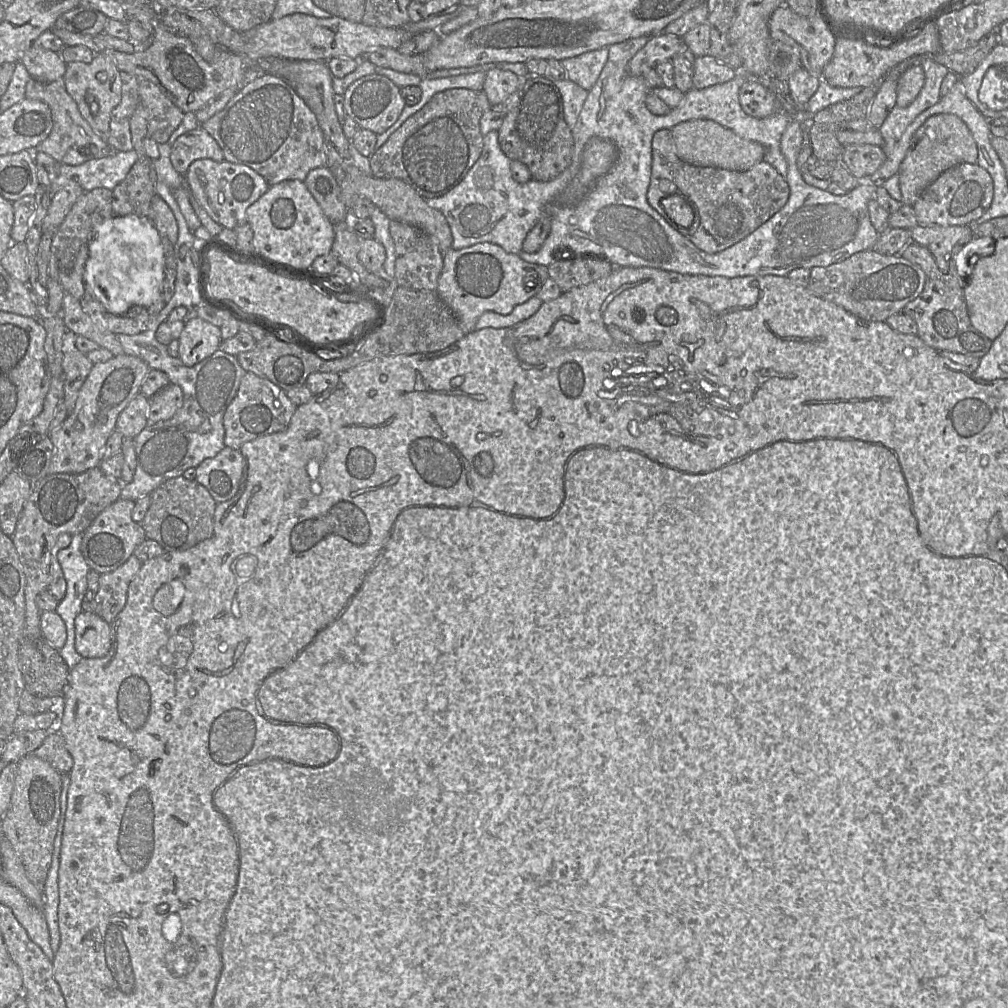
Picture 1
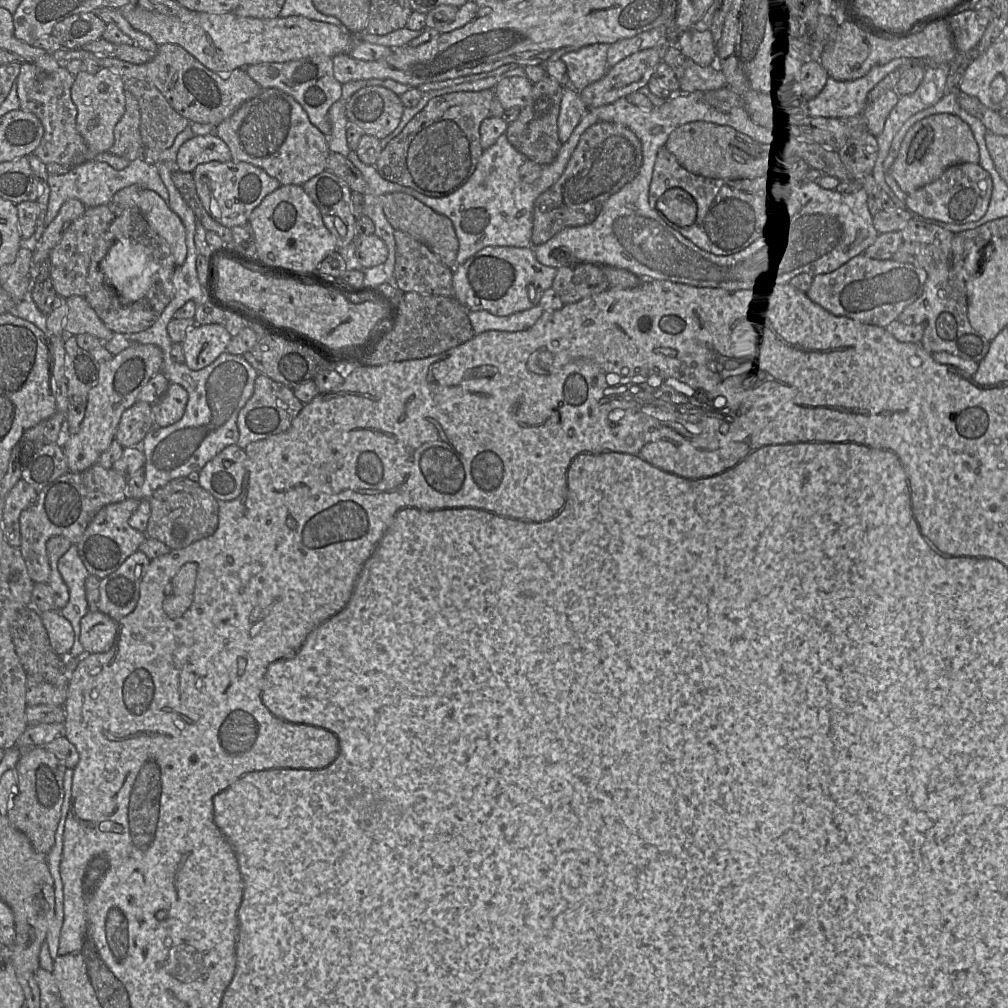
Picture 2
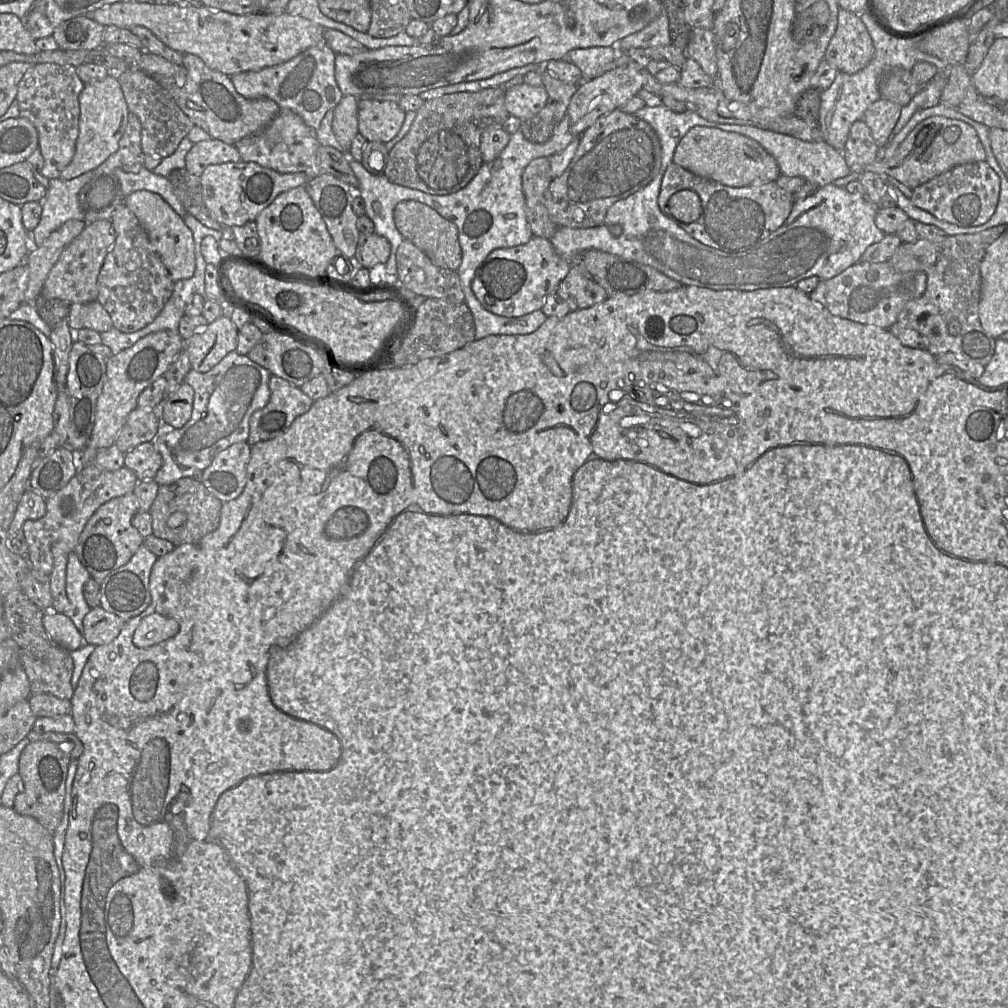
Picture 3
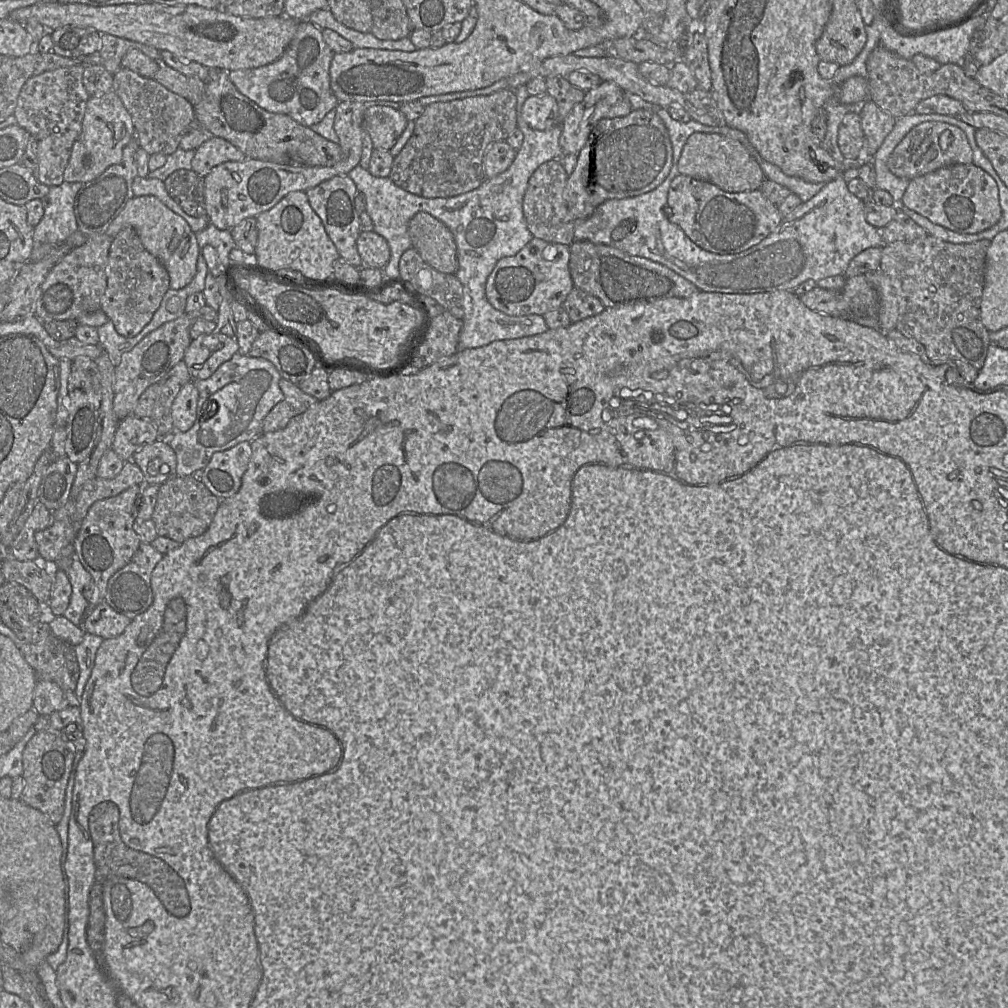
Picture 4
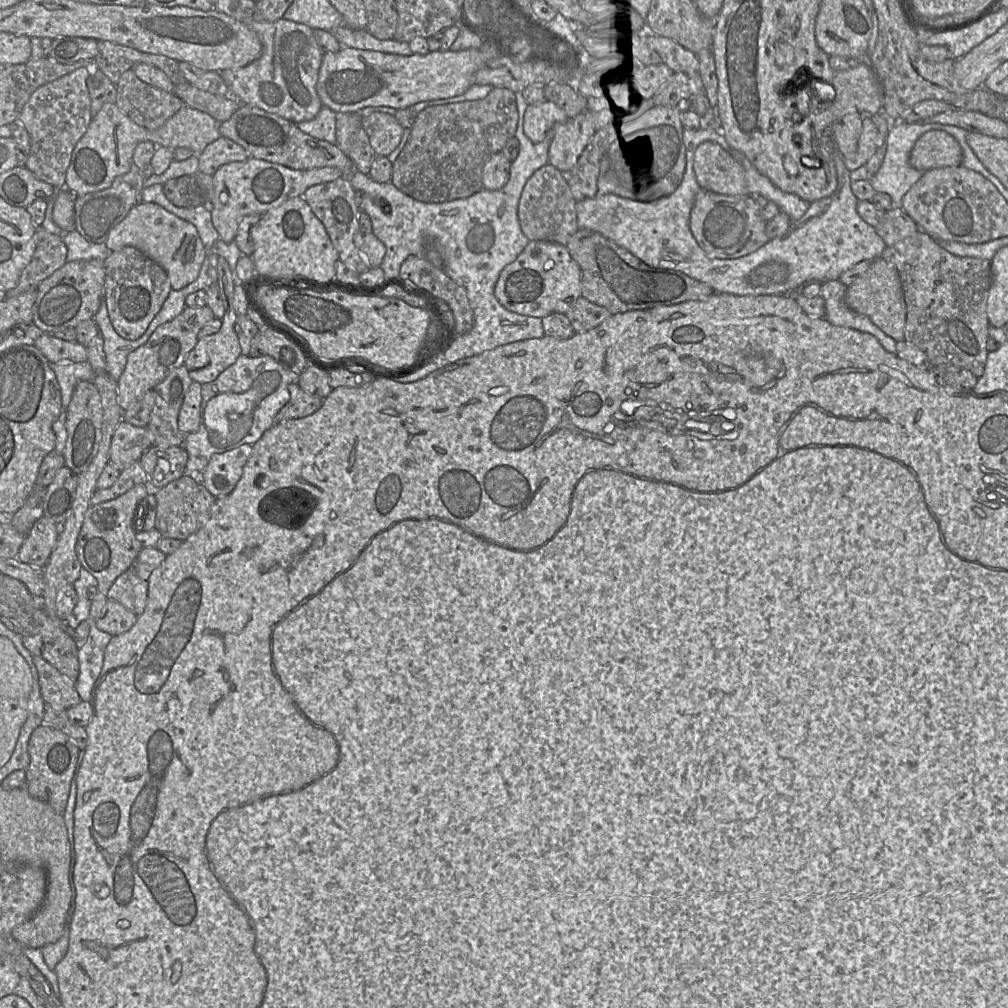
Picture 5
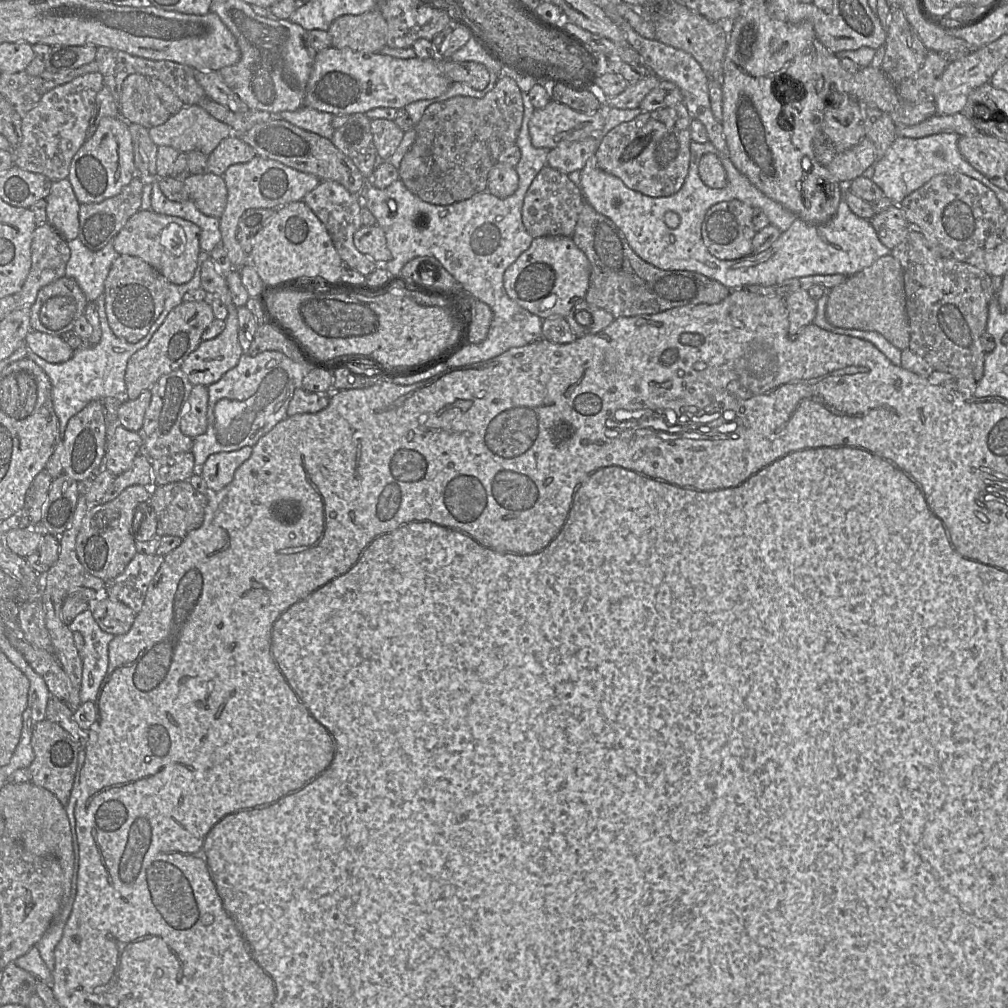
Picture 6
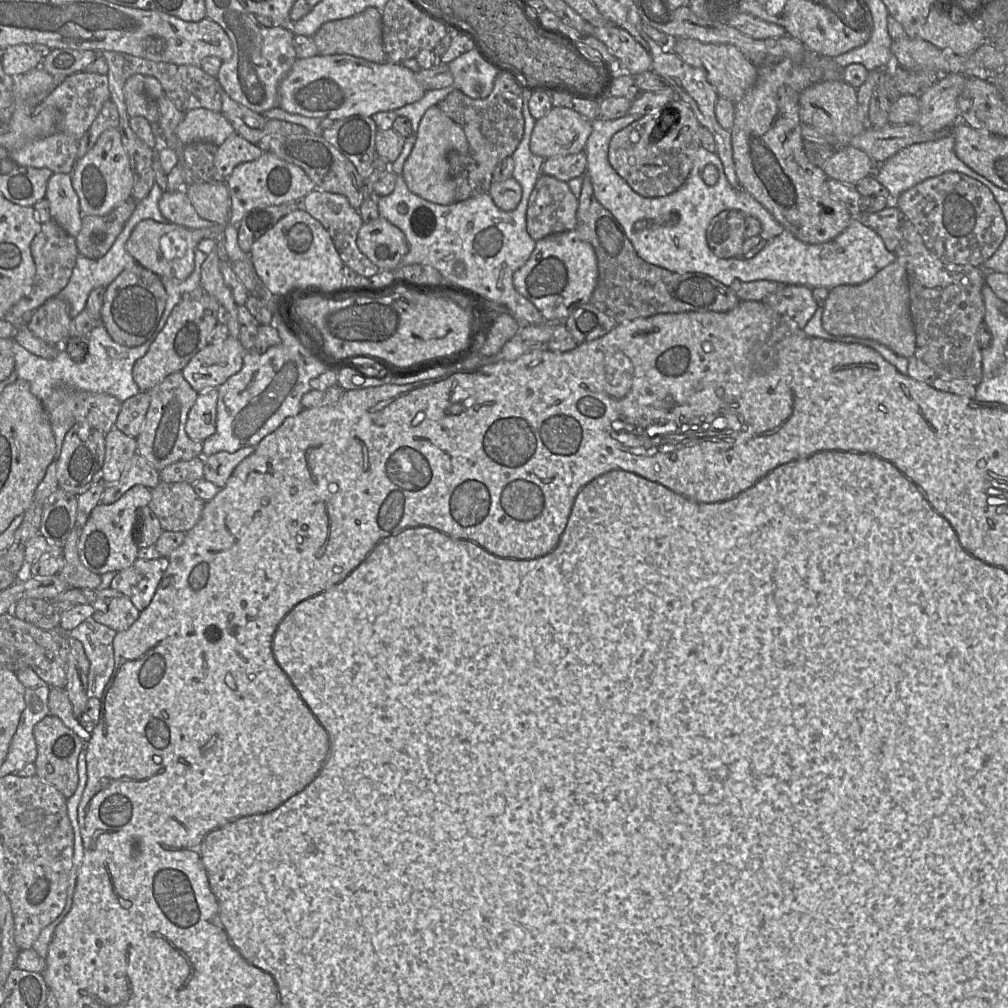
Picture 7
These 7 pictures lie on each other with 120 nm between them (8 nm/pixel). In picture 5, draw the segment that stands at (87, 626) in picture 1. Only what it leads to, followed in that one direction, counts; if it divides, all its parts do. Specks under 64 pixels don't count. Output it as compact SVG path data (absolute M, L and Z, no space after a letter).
M108 599L95 623L98 629L112 636L120 635L135 624L138 616L113 599Z

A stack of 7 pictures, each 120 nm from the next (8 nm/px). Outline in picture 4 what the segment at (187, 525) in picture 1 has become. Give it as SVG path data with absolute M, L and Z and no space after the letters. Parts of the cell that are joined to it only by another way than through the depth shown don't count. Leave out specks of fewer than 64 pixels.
M174 476L159 485L152 520L157 534L171 538L180 544L187 539L203 534L210 526L220 500L211 493L202 481L193 476Z

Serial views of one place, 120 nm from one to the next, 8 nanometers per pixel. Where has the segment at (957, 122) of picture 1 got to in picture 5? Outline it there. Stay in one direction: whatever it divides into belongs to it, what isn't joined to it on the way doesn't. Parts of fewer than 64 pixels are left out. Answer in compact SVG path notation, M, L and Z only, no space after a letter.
M929 130L915 142L910 153L910 164L920 170L961 166L963 158L959 142L943 130Z

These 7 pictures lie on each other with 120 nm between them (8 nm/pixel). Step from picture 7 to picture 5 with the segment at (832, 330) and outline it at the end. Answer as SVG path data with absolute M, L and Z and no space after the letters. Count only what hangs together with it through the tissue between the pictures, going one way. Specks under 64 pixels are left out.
M879 257L847 287L845 303L853 312L868 317L874 325L896 342L905 340L906 303L899 273L893 263Z

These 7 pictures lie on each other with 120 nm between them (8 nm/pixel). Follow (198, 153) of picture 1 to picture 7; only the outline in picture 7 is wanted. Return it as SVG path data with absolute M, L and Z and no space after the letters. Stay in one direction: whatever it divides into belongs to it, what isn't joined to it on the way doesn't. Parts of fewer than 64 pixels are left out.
M234 133L218 146L214 166L217 172L227 179L237 165L254 161L263 153L259 146Z

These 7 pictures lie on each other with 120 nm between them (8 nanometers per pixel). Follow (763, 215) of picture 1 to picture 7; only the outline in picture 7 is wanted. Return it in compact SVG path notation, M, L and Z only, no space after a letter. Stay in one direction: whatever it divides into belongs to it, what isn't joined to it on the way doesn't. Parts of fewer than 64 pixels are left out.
M724 210L710 222L707 244L714 254L722 259L738 257L745 241L746 215L739 210Z

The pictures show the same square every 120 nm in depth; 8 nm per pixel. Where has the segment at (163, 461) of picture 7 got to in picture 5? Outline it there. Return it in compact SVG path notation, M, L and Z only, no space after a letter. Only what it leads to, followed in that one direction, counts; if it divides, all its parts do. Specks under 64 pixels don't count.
M185 366L174 369L153 389L156 401L147 428L153 436L153 446L183 447L185 436L178 429L178 415L184 397L193 380Z

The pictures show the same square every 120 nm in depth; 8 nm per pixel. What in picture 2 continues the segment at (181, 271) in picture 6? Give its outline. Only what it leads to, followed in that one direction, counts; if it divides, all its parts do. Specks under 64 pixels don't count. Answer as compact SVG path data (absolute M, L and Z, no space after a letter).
M149 189L140 190L138 207L151 230L168 245L175 266L182 265L187 256L186 230L178 215Z

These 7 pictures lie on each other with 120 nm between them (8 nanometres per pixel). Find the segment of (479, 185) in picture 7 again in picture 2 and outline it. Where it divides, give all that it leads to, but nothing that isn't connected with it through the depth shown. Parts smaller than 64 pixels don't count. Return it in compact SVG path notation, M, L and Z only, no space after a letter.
M494 89L448 93L431 99L425 108L405 126L382 151L375 168L379 175L401 186L412 188L431 198L444 198L456 192L470 179L484 151L480 125L487 118L501 117L505 109Z

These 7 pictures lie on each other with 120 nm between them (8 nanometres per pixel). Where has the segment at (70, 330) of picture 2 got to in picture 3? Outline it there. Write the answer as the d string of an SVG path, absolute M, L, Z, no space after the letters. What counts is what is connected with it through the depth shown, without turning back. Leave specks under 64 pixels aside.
M98 301L70 304L67 323L74 330L88 328L99 333L113 328L109 313Z

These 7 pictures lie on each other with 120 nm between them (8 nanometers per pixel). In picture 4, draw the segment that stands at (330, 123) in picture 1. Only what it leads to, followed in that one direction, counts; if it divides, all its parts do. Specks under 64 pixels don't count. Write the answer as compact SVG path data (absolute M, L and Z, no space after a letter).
M309 20L300 21L292 41L280 58L258 68L230 71L230 81L241 94L269 112L288 115L306 127L319 123L339 103L330 85L330 66L334 52L325 42L322 29L324 28L316 26Z

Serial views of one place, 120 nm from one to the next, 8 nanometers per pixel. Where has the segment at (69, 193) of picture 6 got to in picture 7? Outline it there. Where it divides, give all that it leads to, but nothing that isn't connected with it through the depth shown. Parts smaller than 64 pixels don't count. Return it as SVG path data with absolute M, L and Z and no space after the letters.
M53 173L46 187L45 198L49 202L51 220L67 234L76 237L81 229L82 218L79 198L71 183L71 175Z

